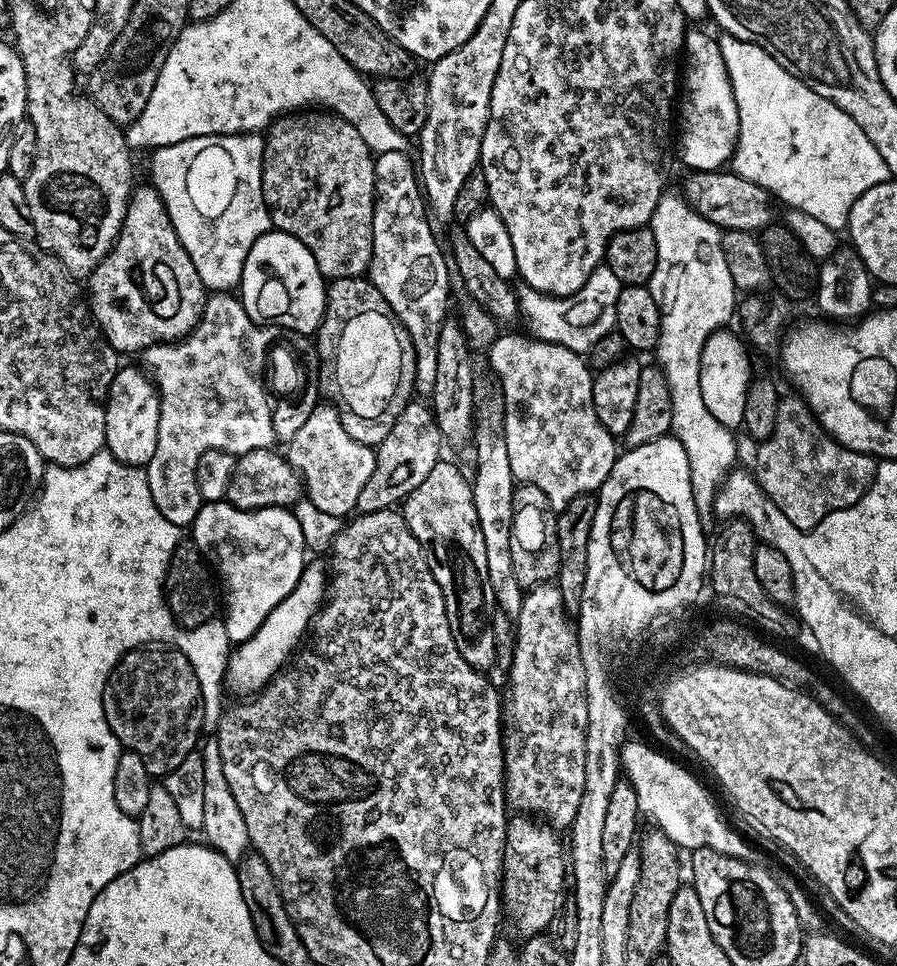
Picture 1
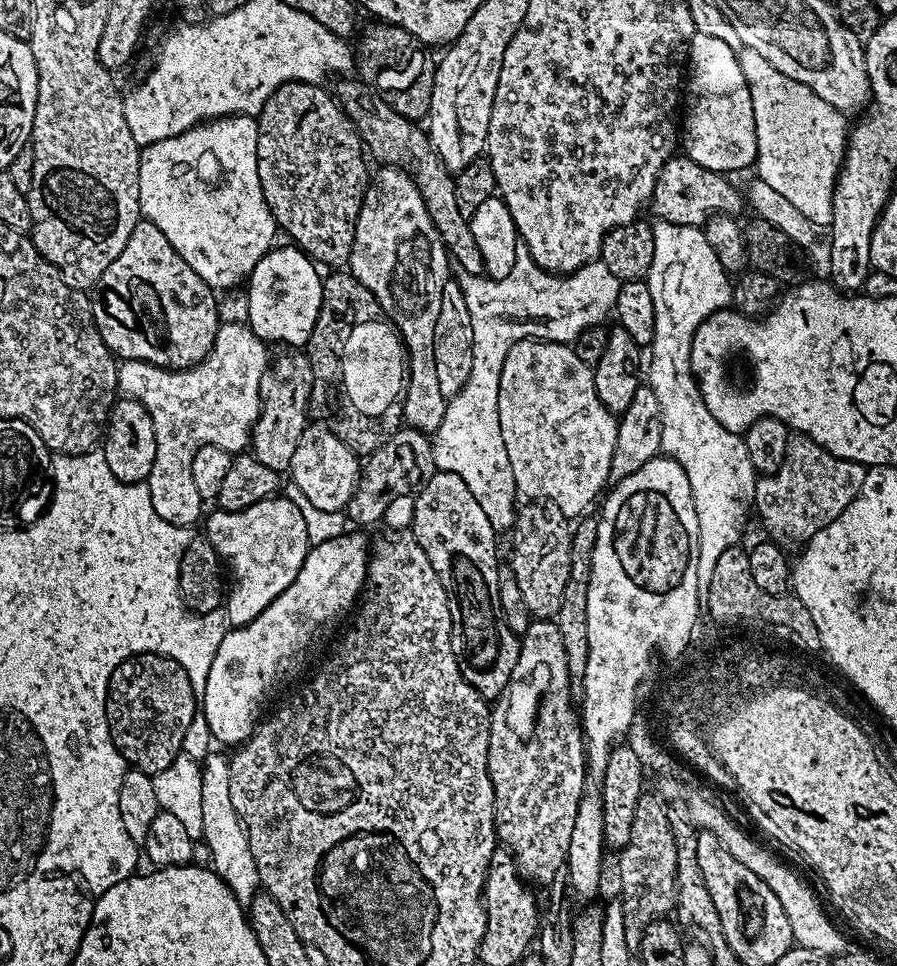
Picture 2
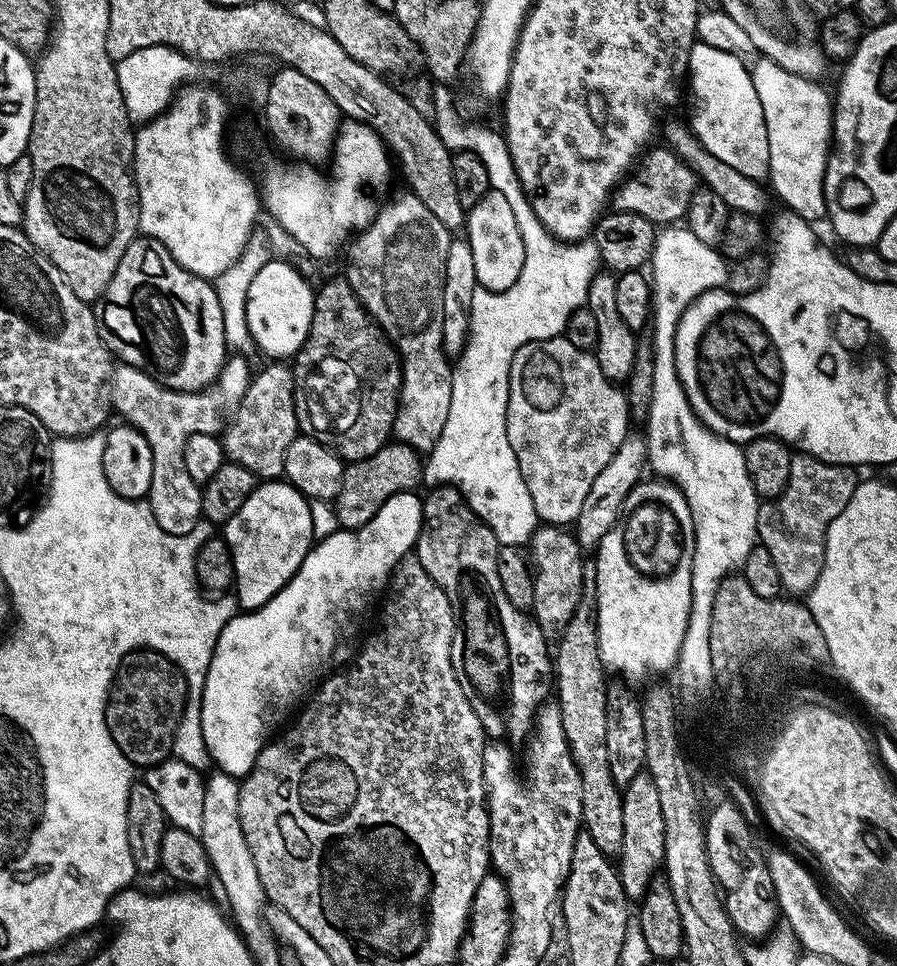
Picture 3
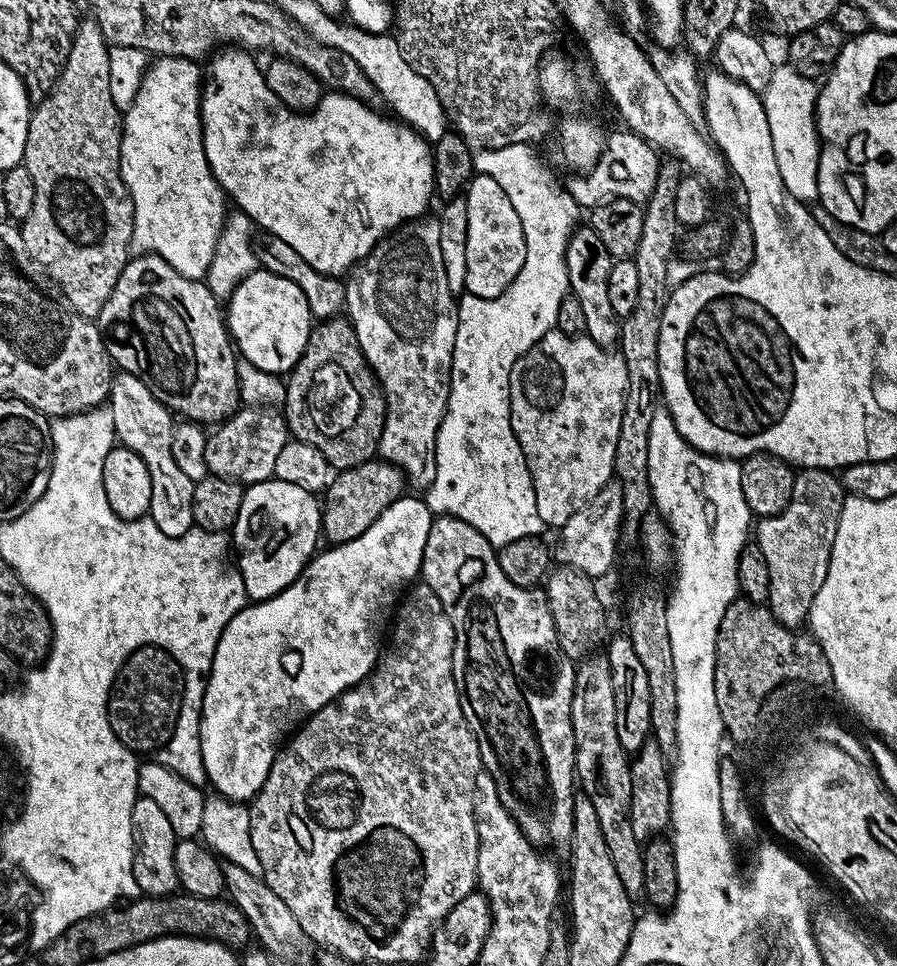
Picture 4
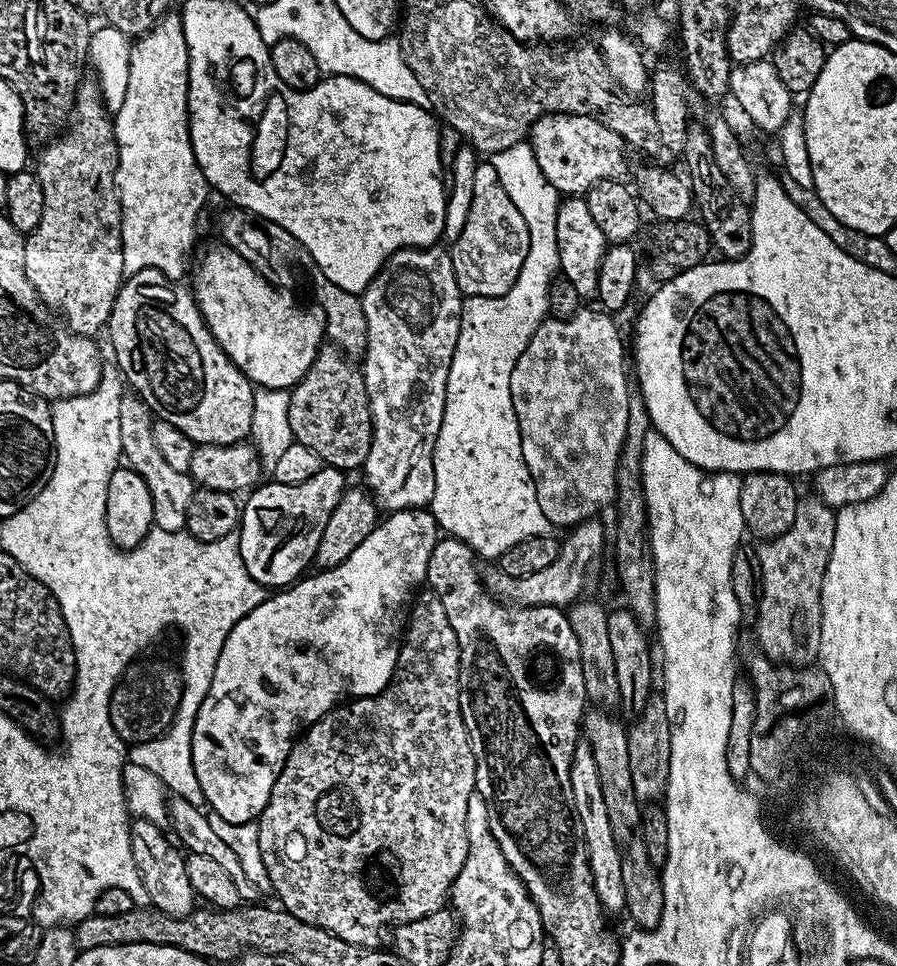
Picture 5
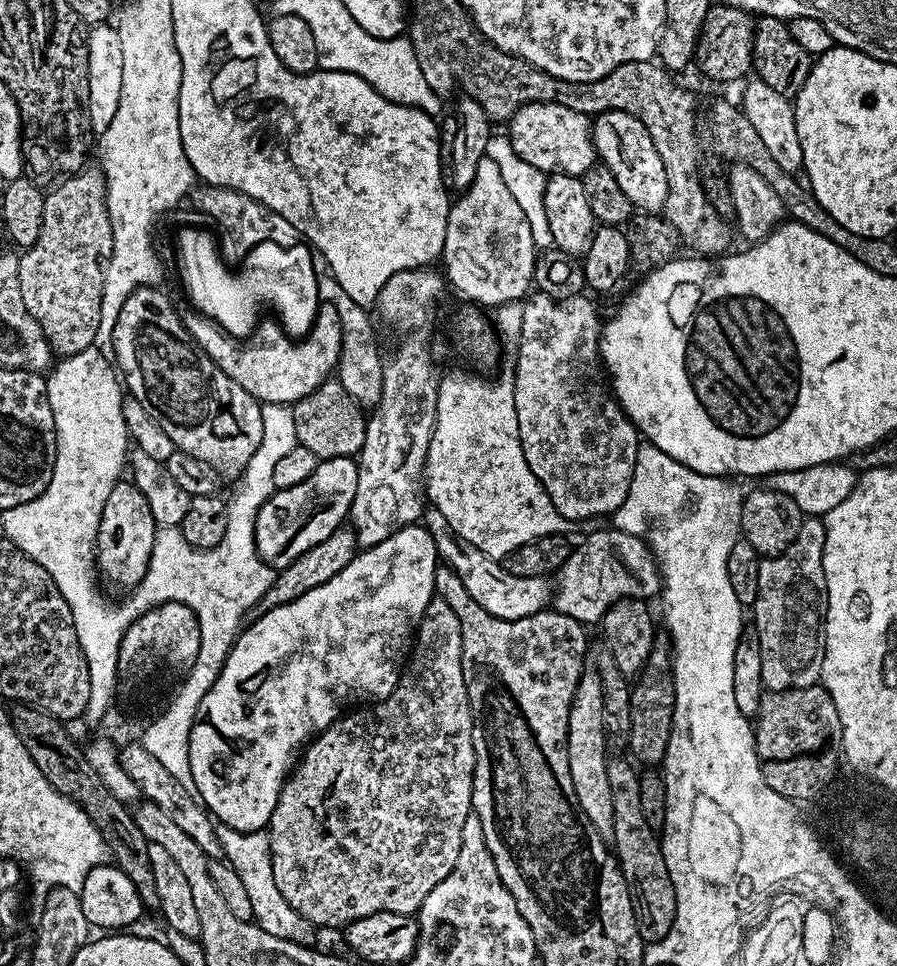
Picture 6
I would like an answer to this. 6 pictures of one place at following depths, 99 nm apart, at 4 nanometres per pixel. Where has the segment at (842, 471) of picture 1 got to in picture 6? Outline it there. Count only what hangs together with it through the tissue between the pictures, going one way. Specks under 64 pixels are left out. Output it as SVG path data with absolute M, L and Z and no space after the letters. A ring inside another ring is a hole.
M806 518L798 538L782 554L761 559L754 630L762 646L762 682L770 692L820 684L824 661L824 615L828 609L822 566L826 530L823 519Z

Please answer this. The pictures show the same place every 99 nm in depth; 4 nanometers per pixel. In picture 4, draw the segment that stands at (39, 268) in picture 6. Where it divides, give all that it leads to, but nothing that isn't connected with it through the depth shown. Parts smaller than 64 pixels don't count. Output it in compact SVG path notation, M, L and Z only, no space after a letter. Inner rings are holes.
M81 19L66 58L66 66L45 100L35 105L28 121L22 163L34 177L34 210L19 225L26 250L64 291L66 298L89 318L99 317L130 259L134 202L120 173L122 110L110 94L110 45L95 19Z

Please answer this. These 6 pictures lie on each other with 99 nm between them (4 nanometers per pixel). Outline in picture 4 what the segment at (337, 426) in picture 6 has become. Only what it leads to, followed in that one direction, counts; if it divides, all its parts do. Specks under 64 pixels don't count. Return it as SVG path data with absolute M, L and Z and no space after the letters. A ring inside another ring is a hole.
M339 315L338 322L330 319L326 320L326 326L321 326L320 323L317 323L313 327L310 338L306 342L306 350L302 354L302 358L298 358L298 362L292 365L291 372L287 373L282 405L284 420L288 423L289 433L295 439L322 450L322 458L326 458L326 462L336 470L353 468L362 462L373 459L377 455L380 446L382 426L384 425L384 392L380 388L380 381L372 373L372 368L367 362L362 362L362 364L367 364L366 366L358 364L356 372L362 372L362 374L356 374L354 382L358 378L358 382L356 382L358 392L364 396L368 406L374 402L374 408L362 408L362 412L358 416L358 424L354 424L354 428L348 428L346 432L332 432L332 412L334 412L334 408L330 410L330 406L324 406L322 402L308 404L306 398L304 398L308 382L310 382L310 376L312 376L312 368L316 368L316 364L318 364L318 352L322 352L322 340L324 338L326 340L336 340L336 346L340 344L338 340L346 340L346 338L334 338L338 334L338 326L344 319L343 315Z

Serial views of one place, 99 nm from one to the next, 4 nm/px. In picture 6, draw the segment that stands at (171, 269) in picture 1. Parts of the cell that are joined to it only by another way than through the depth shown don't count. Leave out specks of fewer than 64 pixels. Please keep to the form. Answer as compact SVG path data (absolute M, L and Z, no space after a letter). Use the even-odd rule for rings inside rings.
M156 286L139 288L137 292L130 294L130 298L126 298L126 302L122 302L122 314L118 314L118 322L114 322L114 334L112 335L114 354L116 355L115 367L122 373L122 380L127 391L138 402L142 402L142 406L146 406L146 410L150 410L150 418L154 418L154 422L158 422L158 426L162 426L162 430L166 430L166 435L170 437L170 442L174 442L176 451L185 452L206 462L221 478L228 478L228 476L238 478L244 472L246 464L250 462L250 454L254 454L254 450L258 450L258 442L262 442L262 405L259 400L246 394L246 390L242 390L242 386L238 386L238 382L234 382L234 378L230 378L225 372L218 370L218 366L214 366L214 362L210 362L206 350L202 350L198 346L198 342L194 342L194 338L184 328L177 305L172 305L171 298L160 291L164 290Z

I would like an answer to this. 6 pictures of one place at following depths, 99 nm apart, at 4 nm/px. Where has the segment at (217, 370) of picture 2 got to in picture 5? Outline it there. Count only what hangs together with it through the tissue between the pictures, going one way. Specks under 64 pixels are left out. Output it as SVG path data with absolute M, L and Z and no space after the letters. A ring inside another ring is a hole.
M126 394L122 398L122 407L118 413L118 427L122 437L122 456L130 467L150 486L150 498L154 502L152 523L164 534L180 534L185 531L186 506L190 506L190 498L194 491L191 476L187 472L172 469L166 458L162 458L158 446L154 446L152 421L154 417L145 406L144 401L135 394Z

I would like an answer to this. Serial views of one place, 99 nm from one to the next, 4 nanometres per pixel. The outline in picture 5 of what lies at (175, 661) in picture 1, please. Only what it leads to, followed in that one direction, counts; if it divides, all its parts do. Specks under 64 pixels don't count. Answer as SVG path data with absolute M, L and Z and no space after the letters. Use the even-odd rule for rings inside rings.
M144 659L129 663L110 698L110 722L128 746L158 739L167 731L178 710L184 688L181 669L175 663L163 664L160 660Z

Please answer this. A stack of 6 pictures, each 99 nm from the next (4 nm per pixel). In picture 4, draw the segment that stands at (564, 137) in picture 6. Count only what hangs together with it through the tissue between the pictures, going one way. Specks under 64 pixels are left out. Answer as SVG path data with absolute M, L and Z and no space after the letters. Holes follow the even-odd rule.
M627 130L609 131L604 151L600 153L596 165L583 174L573 175L576 177L566 185L566 191L584 210L591 210L596 205L604 203L605 200L647 202L658 182L661 163L657 149L647 144L638 134Z

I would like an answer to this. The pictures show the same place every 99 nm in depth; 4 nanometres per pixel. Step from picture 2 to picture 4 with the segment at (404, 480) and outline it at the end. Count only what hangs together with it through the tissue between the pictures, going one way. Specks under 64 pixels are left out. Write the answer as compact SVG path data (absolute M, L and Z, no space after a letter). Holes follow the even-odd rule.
M379 458L337 471L322 493L320 527L323 539L328 539L329 545L345 544L366 534L366 530L374 526L378 514L382 514L386 506L400 499L405 492L406 481L403 472Z

